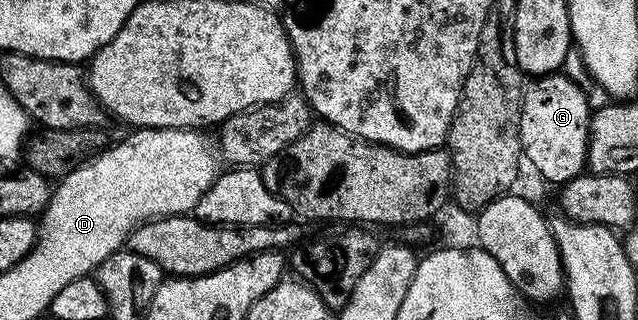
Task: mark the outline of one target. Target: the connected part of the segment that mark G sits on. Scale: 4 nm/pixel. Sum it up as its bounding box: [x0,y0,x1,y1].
[519,74,592,186]

